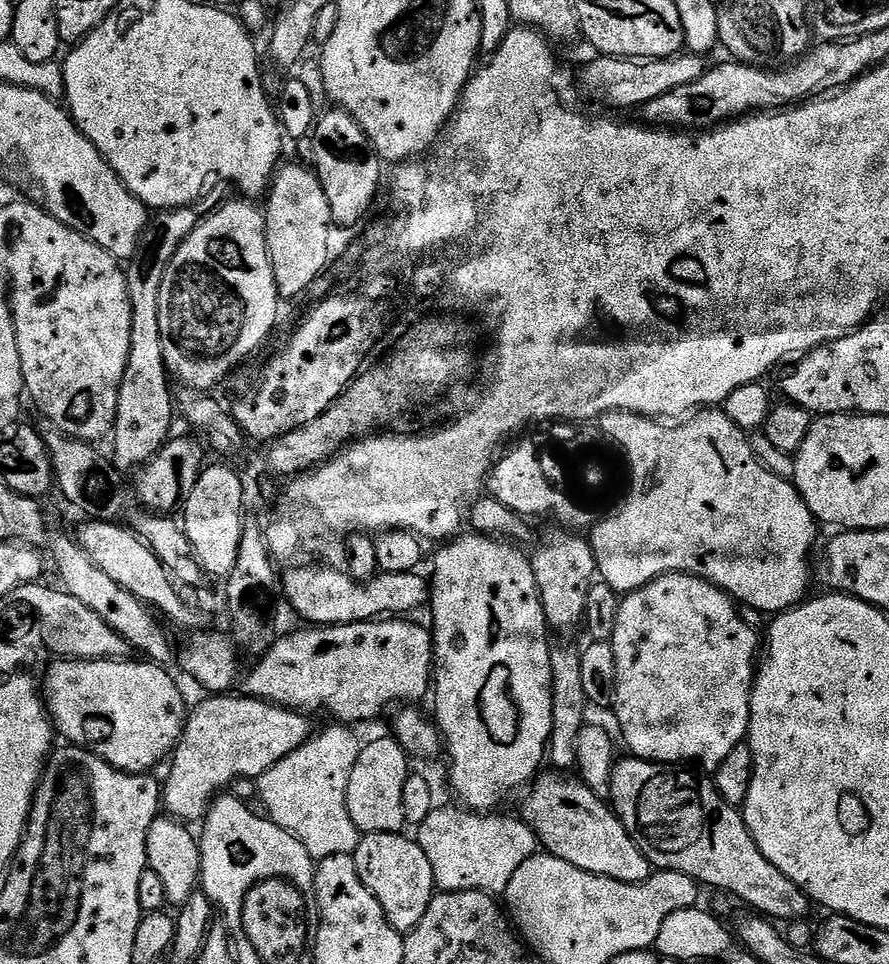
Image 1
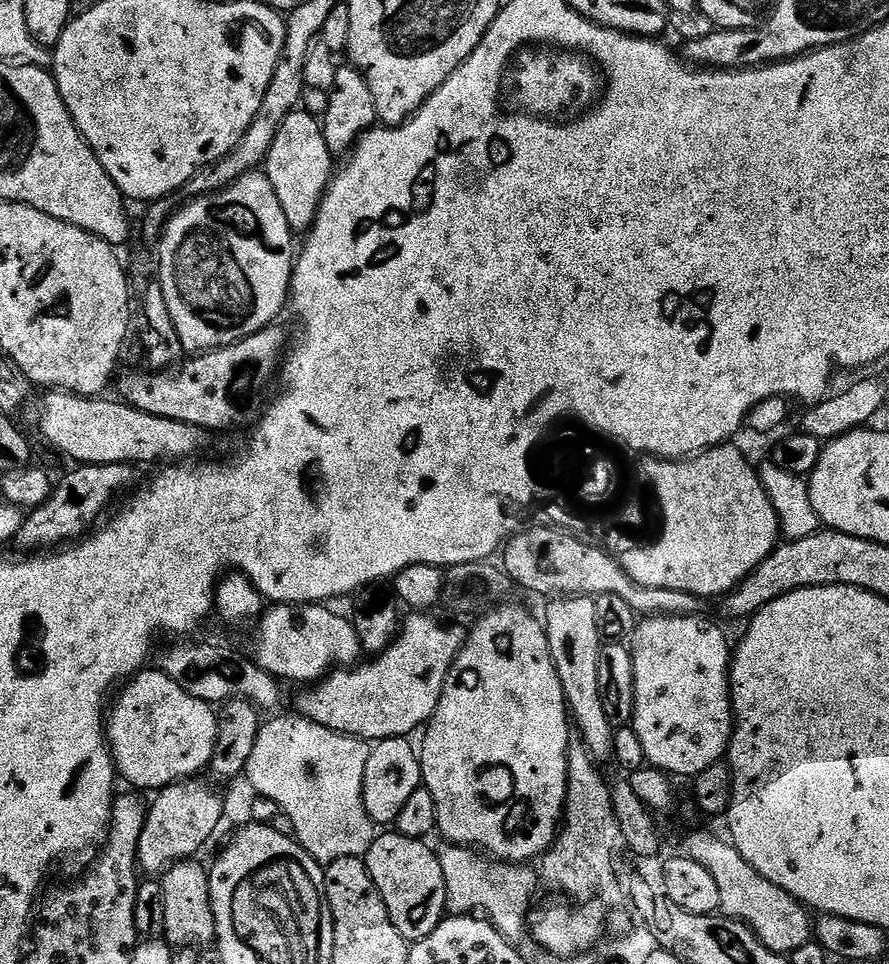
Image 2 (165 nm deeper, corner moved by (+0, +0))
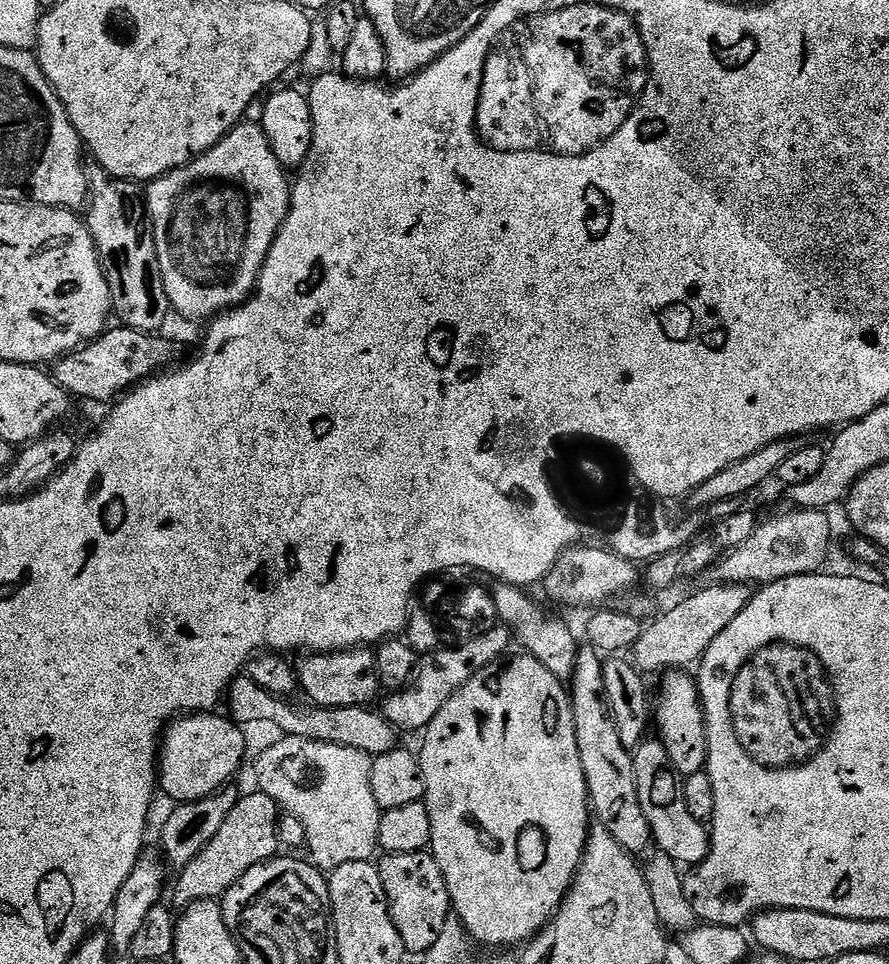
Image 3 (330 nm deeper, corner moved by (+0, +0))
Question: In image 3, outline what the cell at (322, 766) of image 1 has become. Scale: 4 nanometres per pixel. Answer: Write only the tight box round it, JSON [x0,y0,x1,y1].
[256,736,382,874]

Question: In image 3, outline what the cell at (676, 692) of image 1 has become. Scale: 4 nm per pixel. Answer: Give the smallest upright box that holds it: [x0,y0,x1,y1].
[654,670,708,776]

